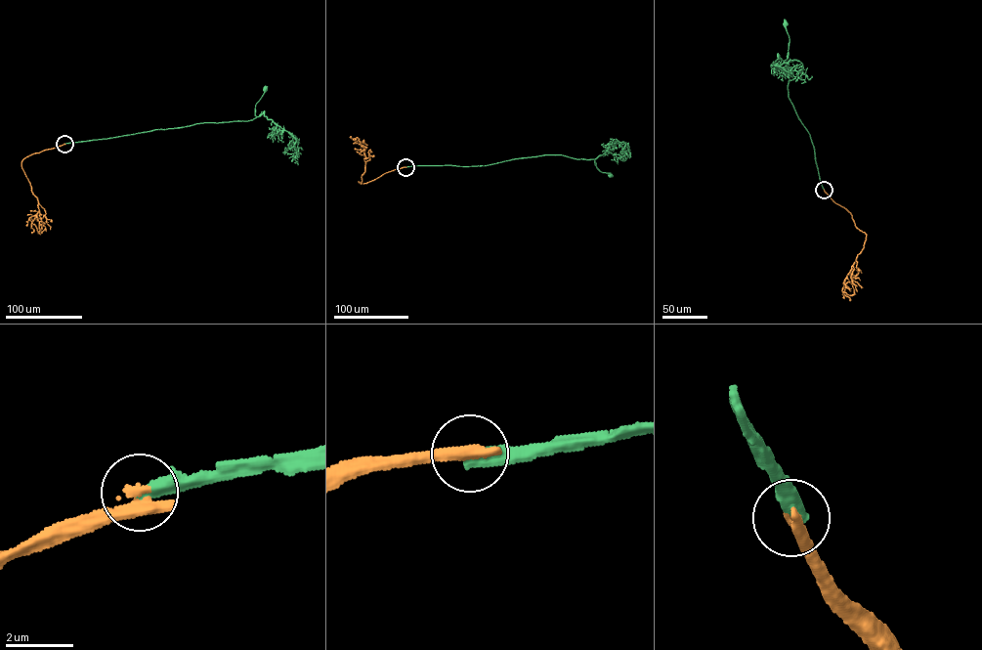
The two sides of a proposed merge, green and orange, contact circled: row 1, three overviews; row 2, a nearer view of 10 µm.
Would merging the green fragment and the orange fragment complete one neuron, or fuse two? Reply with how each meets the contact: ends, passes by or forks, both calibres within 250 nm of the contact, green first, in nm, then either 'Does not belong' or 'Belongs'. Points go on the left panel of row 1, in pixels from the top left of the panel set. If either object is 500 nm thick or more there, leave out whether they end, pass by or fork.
At the ring green ends. At the ring orange ends. Thickness 440 nm (green) against 440 nm. Does not belong

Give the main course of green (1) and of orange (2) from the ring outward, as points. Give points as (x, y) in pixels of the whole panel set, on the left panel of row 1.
1: (64, 144), (197, 123), (252, 120), (256, 117), (256, 104), (265, 89)
2: (64, 144), (29, 155), (21, 163), (38, 202), (39, 212), (29, 220), (40, 234)

